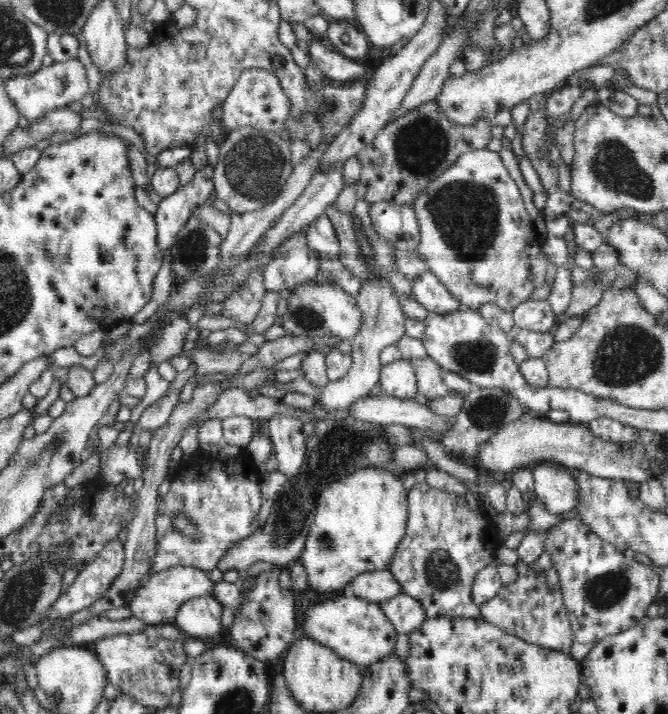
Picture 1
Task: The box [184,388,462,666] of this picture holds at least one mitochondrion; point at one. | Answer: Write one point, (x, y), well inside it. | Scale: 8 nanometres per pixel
(341, 448)

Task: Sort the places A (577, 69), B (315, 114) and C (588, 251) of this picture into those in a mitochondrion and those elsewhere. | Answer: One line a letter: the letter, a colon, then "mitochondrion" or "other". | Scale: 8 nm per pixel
A: other
B: mitochondrion
C: other

